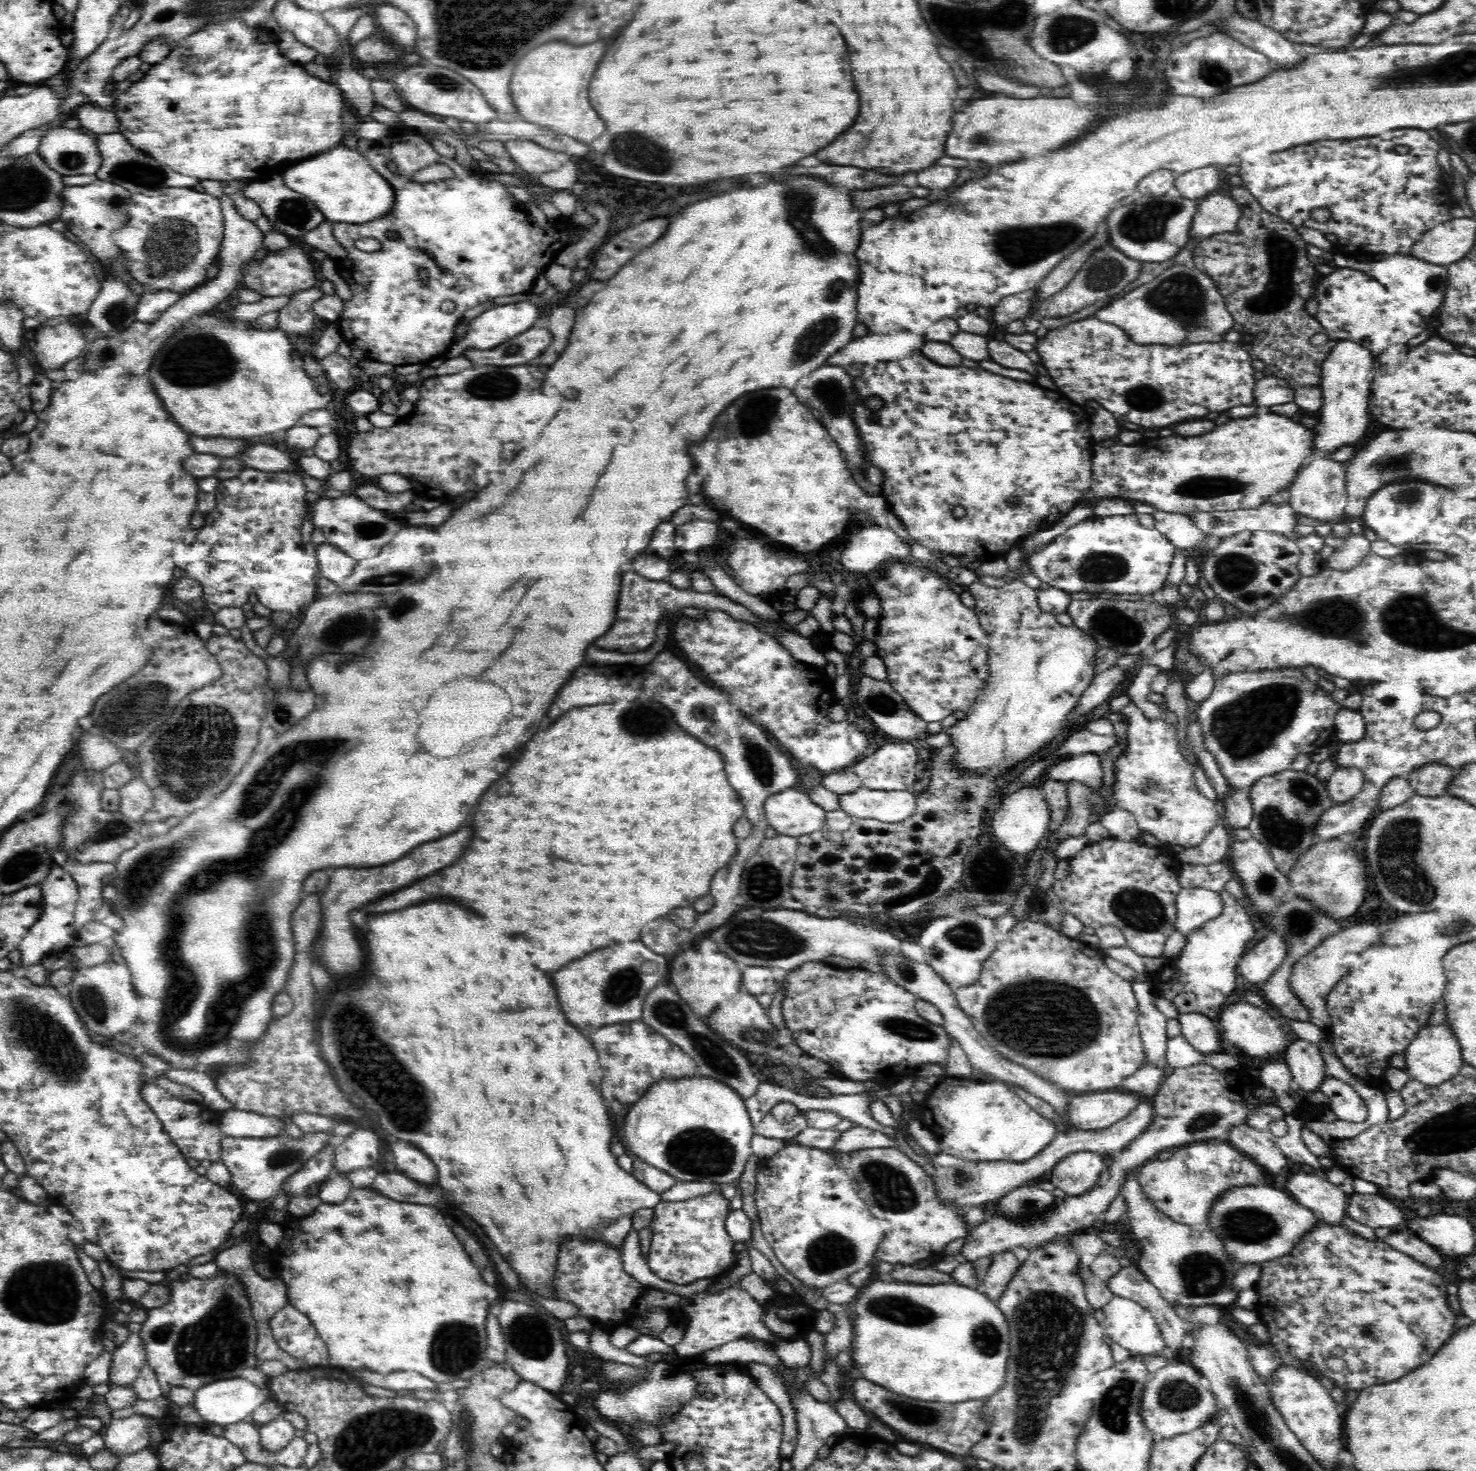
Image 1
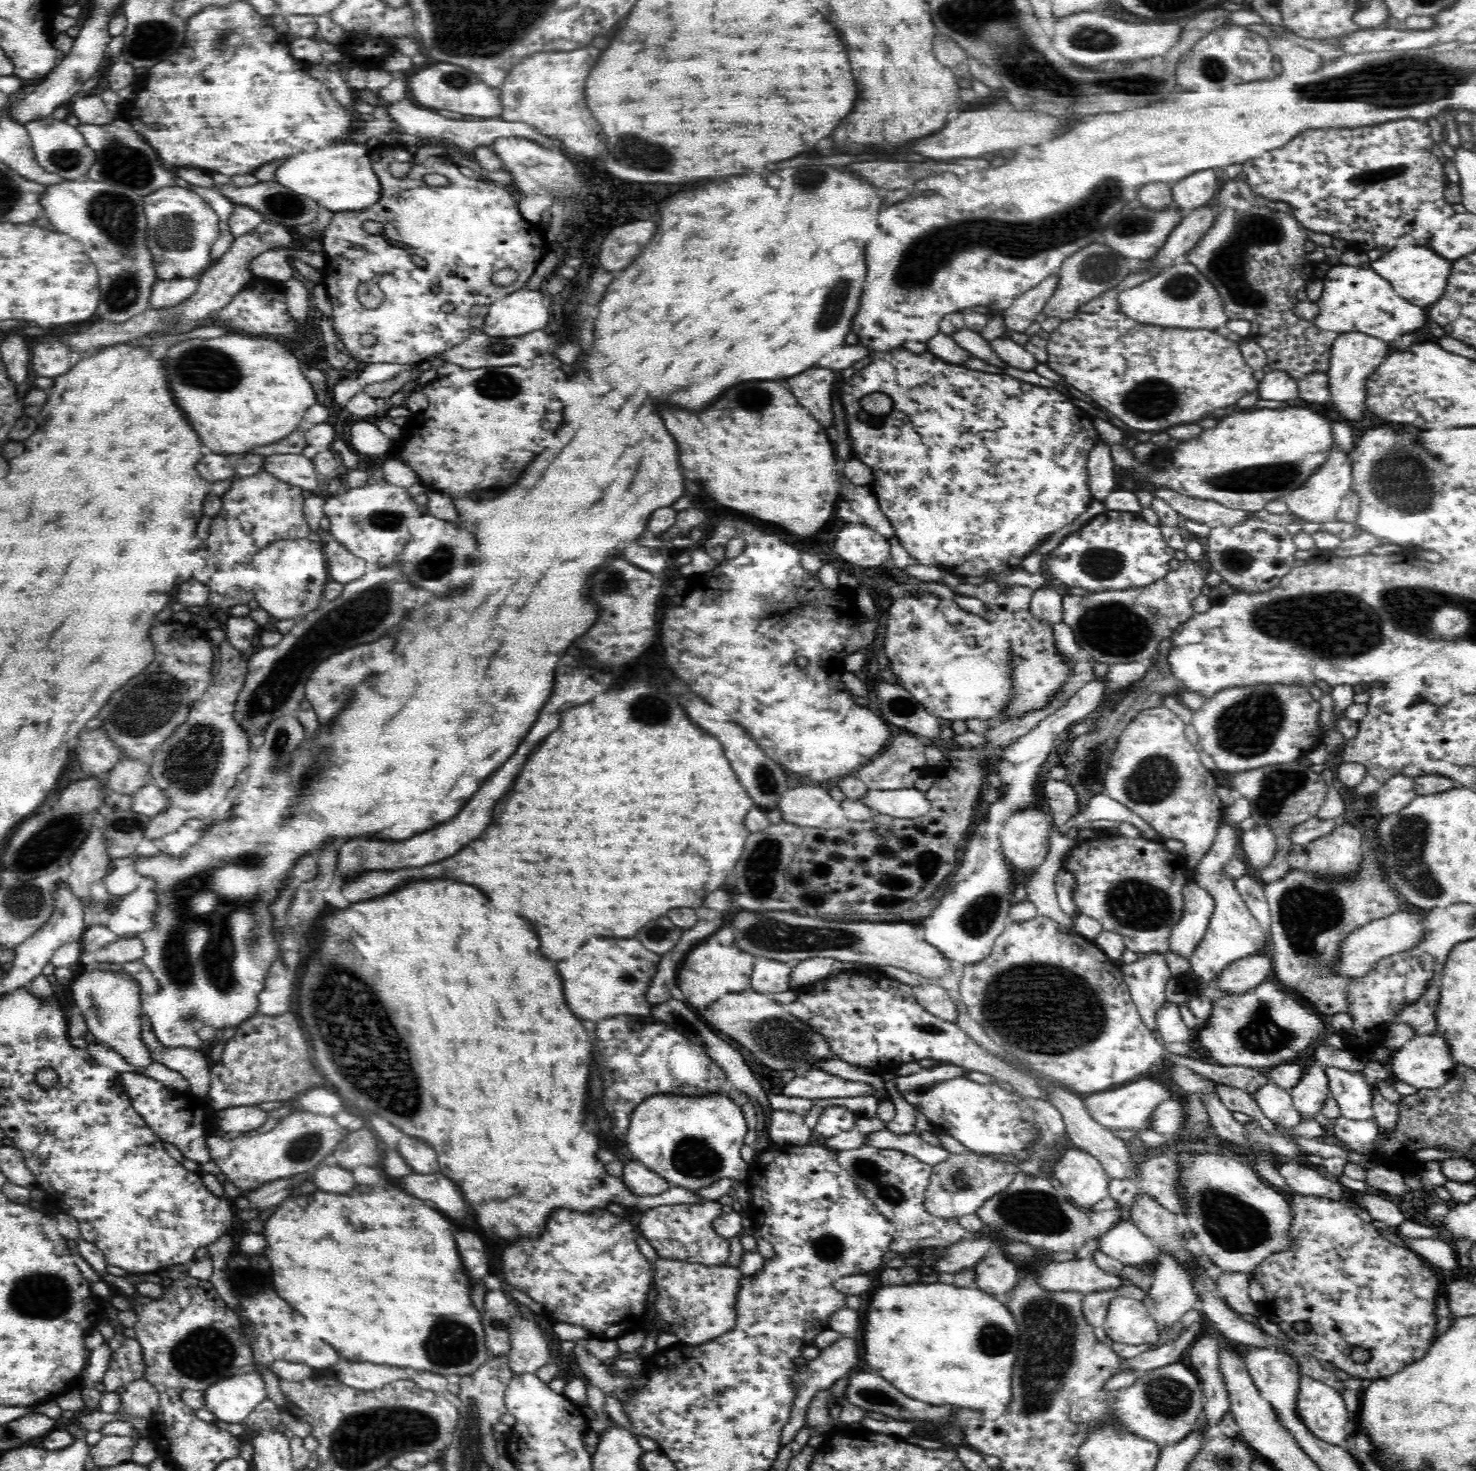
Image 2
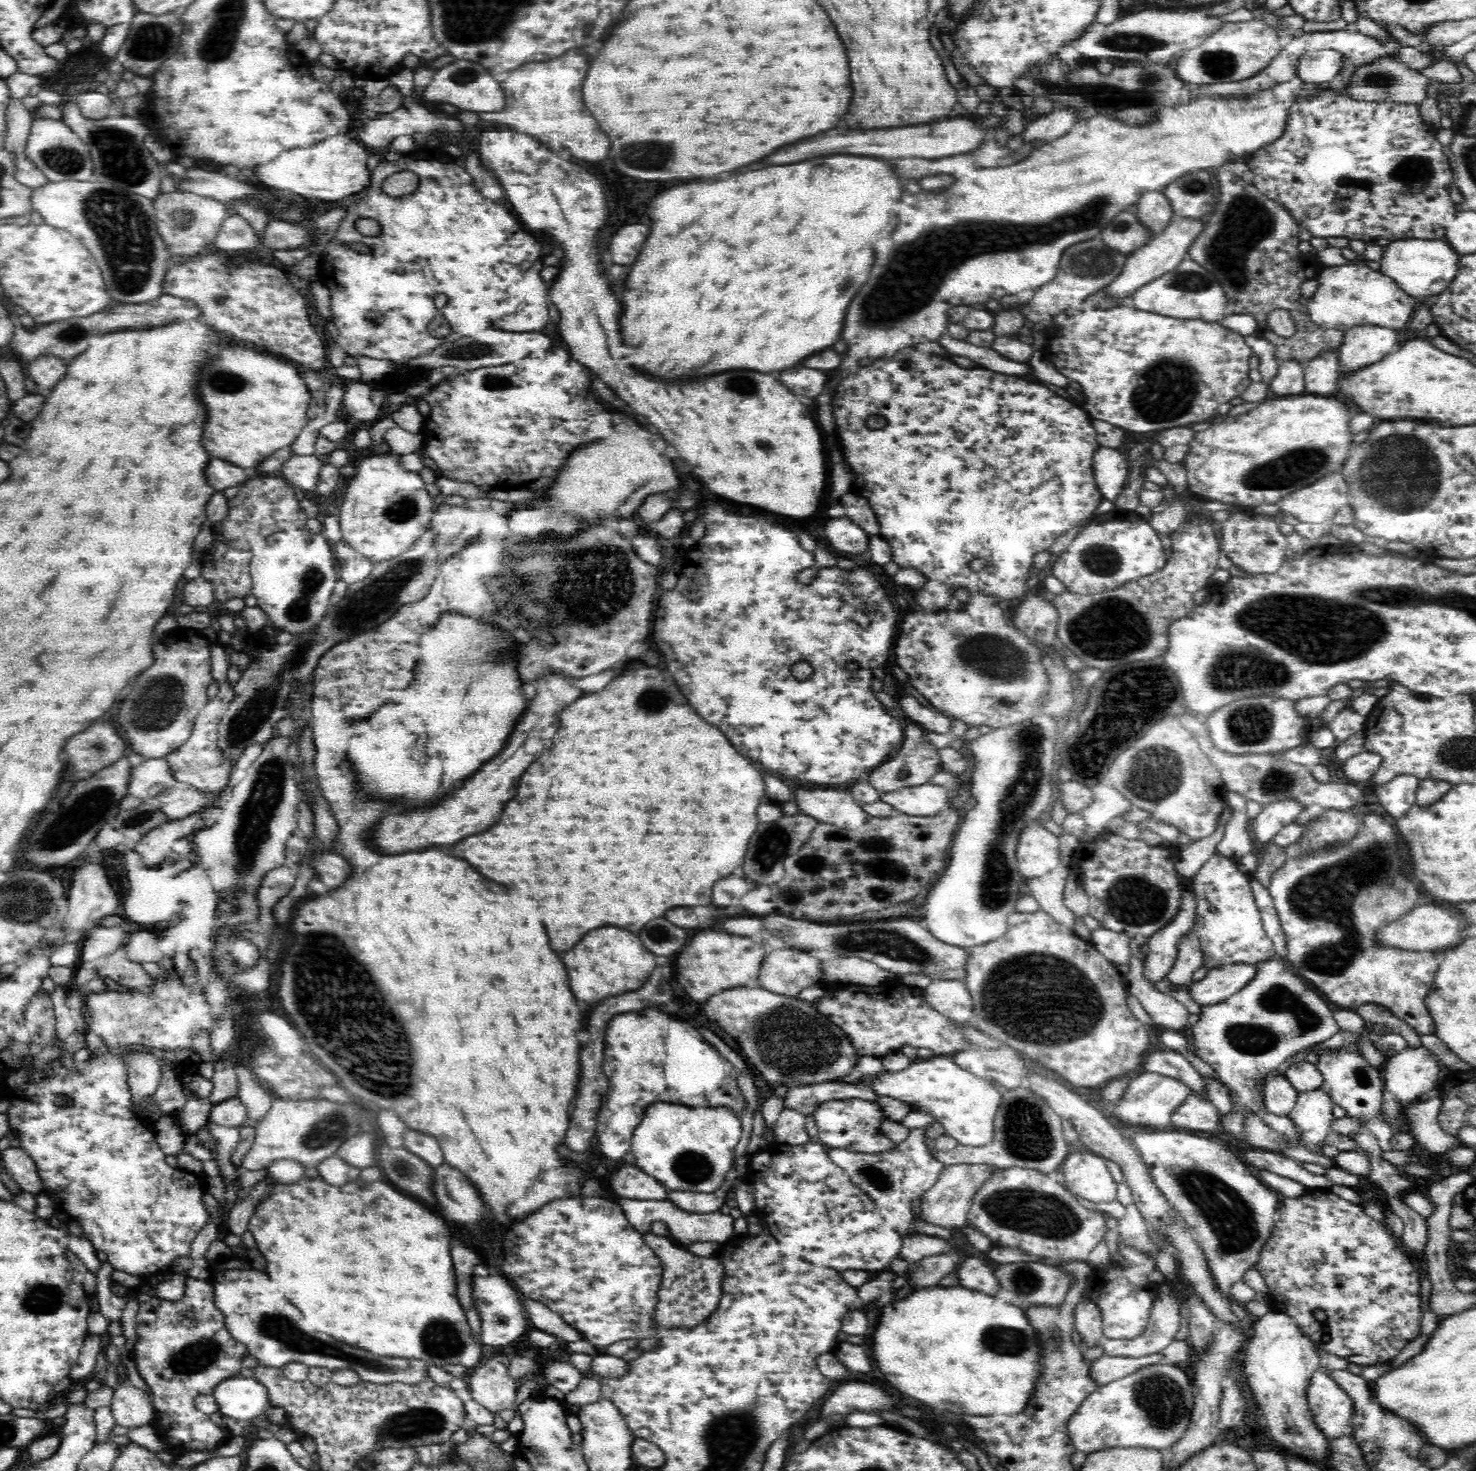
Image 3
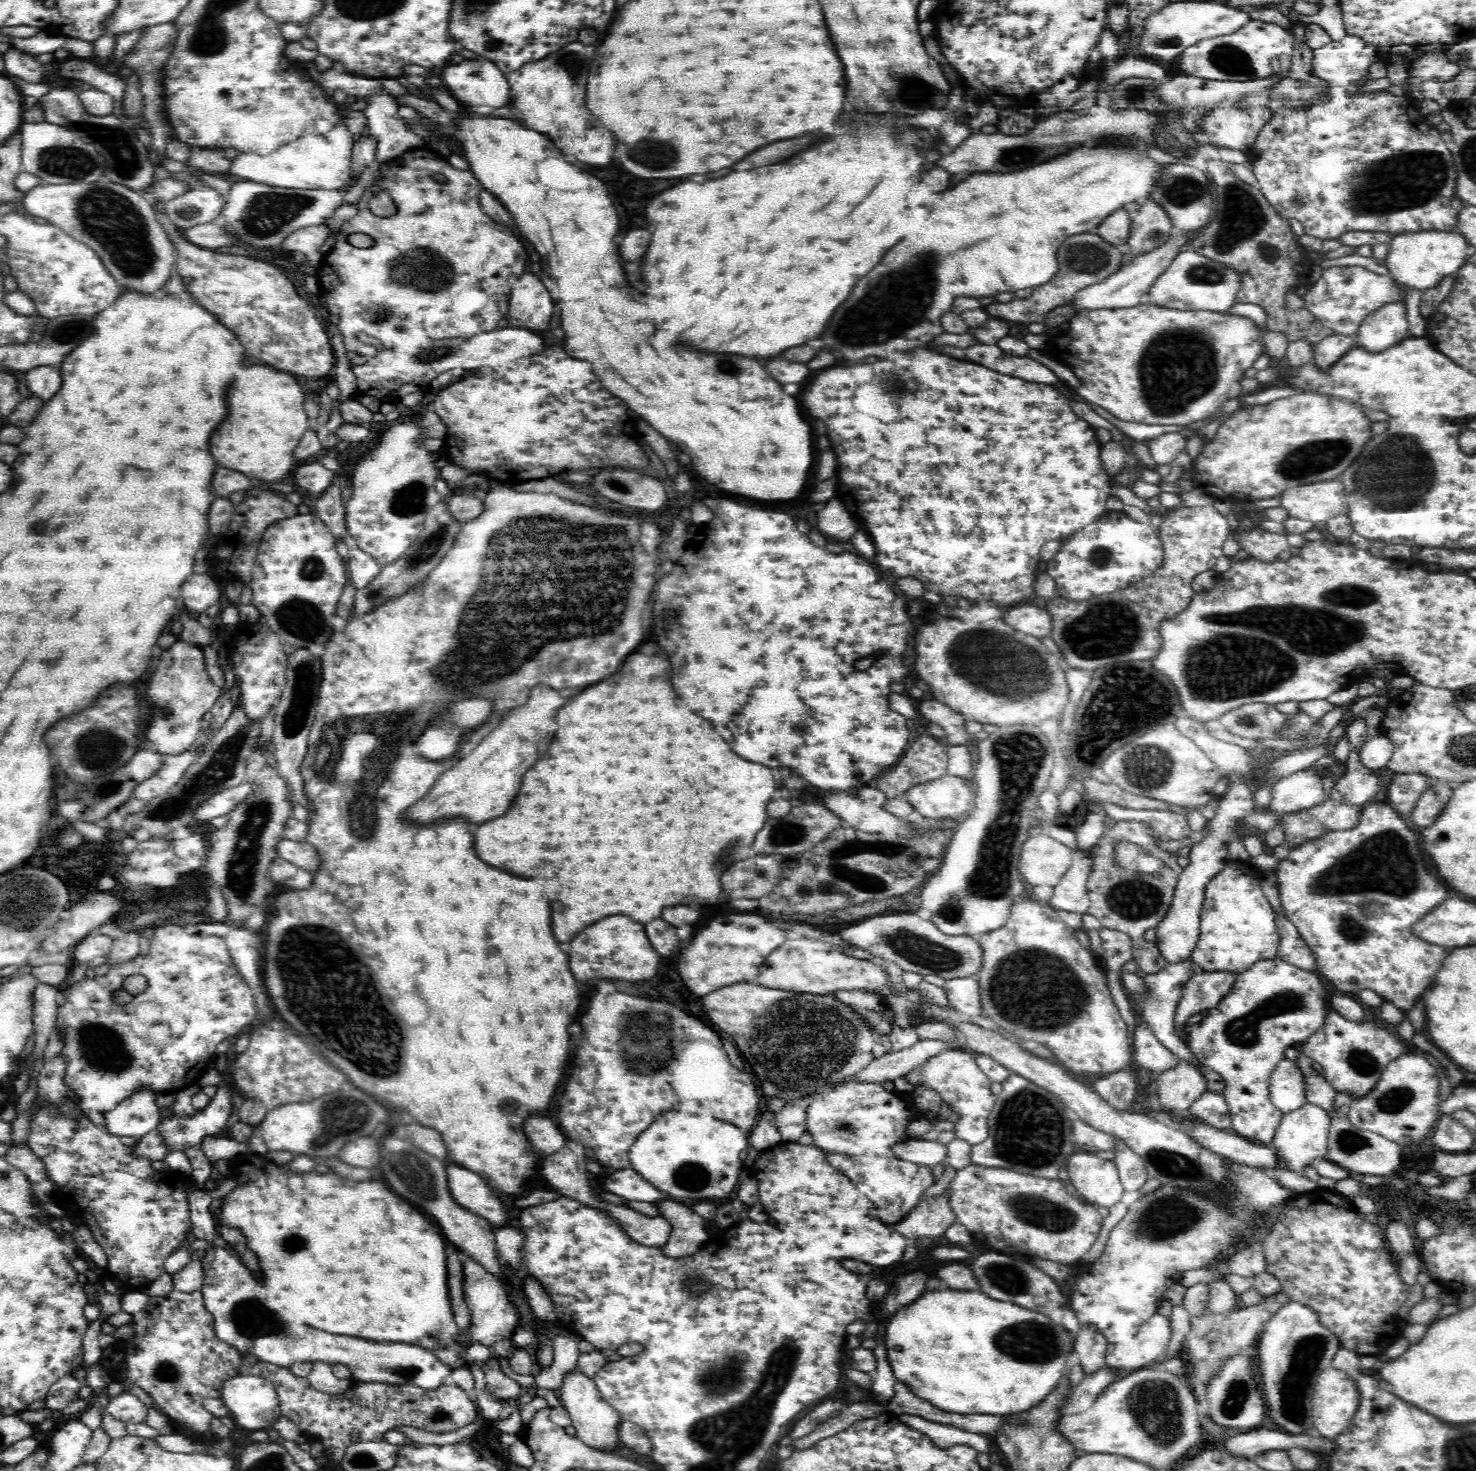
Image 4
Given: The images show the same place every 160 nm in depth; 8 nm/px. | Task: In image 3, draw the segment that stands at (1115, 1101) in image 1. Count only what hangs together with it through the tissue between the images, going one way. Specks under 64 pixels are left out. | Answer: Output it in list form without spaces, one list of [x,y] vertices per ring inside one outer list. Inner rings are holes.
[[[1144,1072],[1130,1080],[1124,1098],[1114,1108],[1111,1119],[1114,1122],[1124,1121],[1143,1129],[1170,1130],[1172,1126],[1172,1112],[1192,1094],[1186,1083],[1154,1072]]]

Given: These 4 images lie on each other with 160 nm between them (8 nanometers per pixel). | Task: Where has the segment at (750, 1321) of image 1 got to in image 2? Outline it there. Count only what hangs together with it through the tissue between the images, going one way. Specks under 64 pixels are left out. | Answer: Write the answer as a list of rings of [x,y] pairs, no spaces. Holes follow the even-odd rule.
[[[658,1256],[655,1261],[655,1319],[647,1326],[647,1332],[650,1328],[655,1328],[660,1333],[670,1333],[676,1336],[679,1341],[686,1344],[702,1344],[710,1342],[712,1338],[718,1338],[734,1328],[736,1324],[737,1310],[736,1297],[740,1290],[740,1279],[742,1272],[738,1267],[727,1265],[700,1265],[676,1259],[664,1259]]]

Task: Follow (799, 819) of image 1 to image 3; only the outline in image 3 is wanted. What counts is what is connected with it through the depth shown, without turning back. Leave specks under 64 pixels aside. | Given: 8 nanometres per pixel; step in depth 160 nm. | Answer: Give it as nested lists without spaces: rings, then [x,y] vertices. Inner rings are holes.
[[[832,786],[822,788],[824,790],[800,788],[798,792],[795,791],[796,805],[793,808],[820,823],[830,823],[847,829],[858,829],[871,818],[850,790],[836,790]]]

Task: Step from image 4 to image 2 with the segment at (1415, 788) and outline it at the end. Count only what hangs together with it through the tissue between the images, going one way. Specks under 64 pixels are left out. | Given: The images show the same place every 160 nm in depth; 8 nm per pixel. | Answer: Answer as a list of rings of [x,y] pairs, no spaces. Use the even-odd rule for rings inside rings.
[[[1395,774],[1390,777],[1381,789],[1375,792],[1378,802],[1377,810],[1384,816],[1402,810],[1418,795],[1414,784],[1414,777],[1404,774]]]

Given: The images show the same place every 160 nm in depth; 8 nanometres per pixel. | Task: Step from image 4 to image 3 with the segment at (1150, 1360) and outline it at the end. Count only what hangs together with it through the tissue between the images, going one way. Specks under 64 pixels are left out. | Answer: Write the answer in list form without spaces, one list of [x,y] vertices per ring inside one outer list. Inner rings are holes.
[[[1158,1291],[1146,1329],[1130,1341],[1104,1337],[1100,1345],[1106,1355],[1141,1358],[1160,1353],[1167,1348],[1170,1343],[1175,1342],[1176,1332],[1180,1330],[1179,1309],[1182,1308],[1182,1299],[1182,1294],[1173,1293],[1172,1296],[1168,1296]]]

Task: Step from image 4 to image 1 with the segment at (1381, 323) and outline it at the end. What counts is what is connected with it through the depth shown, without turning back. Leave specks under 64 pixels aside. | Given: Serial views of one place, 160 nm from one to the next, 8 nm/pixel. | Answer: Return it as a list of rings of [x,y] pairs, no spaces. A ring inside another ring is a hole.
[[[1339,340],[1322,363],[1320,384],[1323,406],[1320,420],[1314,429],[1315,451],[1326,451],[1331,456],[1344,445],[1354,445],[1368,428],[1368,407],[1372,386],[1372,370],[1378,365],[1370,349],[1352,340]]]

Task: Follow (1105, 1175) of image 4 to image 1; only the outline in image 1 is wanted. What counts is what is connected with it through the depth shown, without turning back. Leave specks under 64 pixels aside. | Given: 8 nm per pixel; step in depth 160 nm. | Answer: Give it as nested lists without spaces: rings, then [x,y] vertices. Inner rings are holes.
[[[1080,1151],[1065,1156],[1053,1168],[1052,1182],[1065,1194],[1078,1196],[1090,1192],[1107,1168],[1105,1157],[1092,1151]]]

